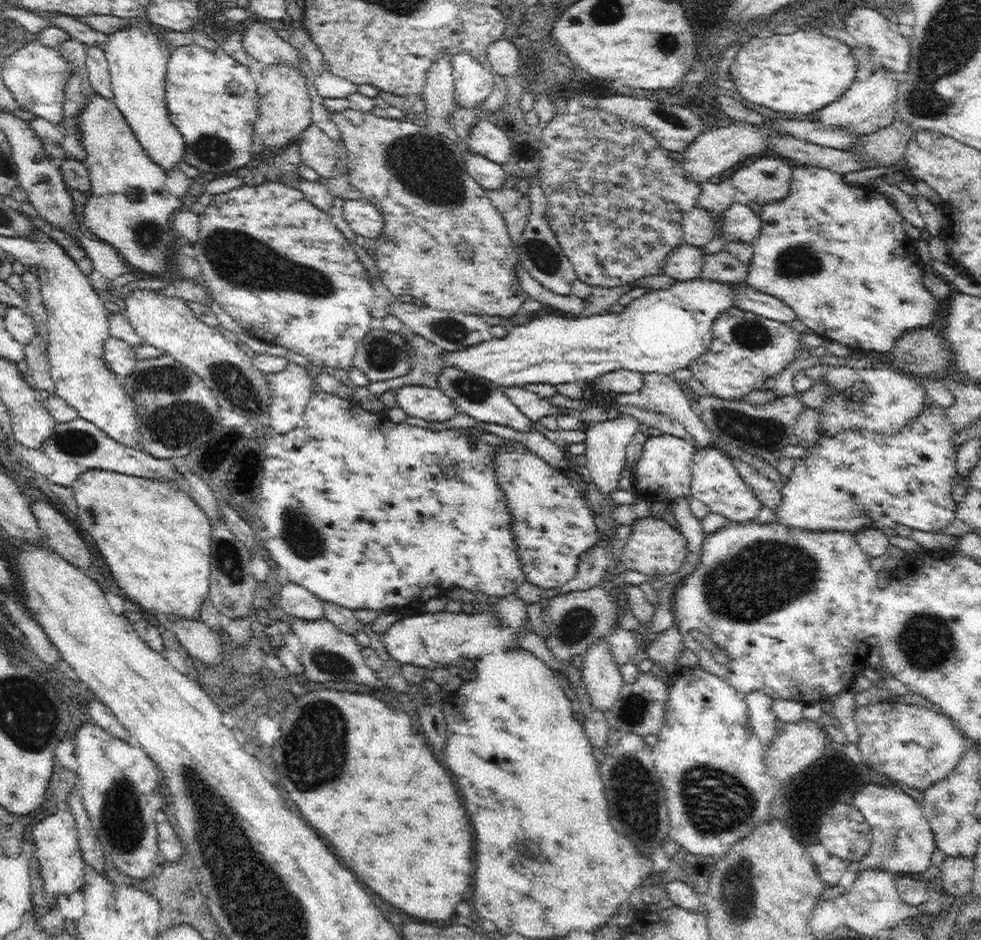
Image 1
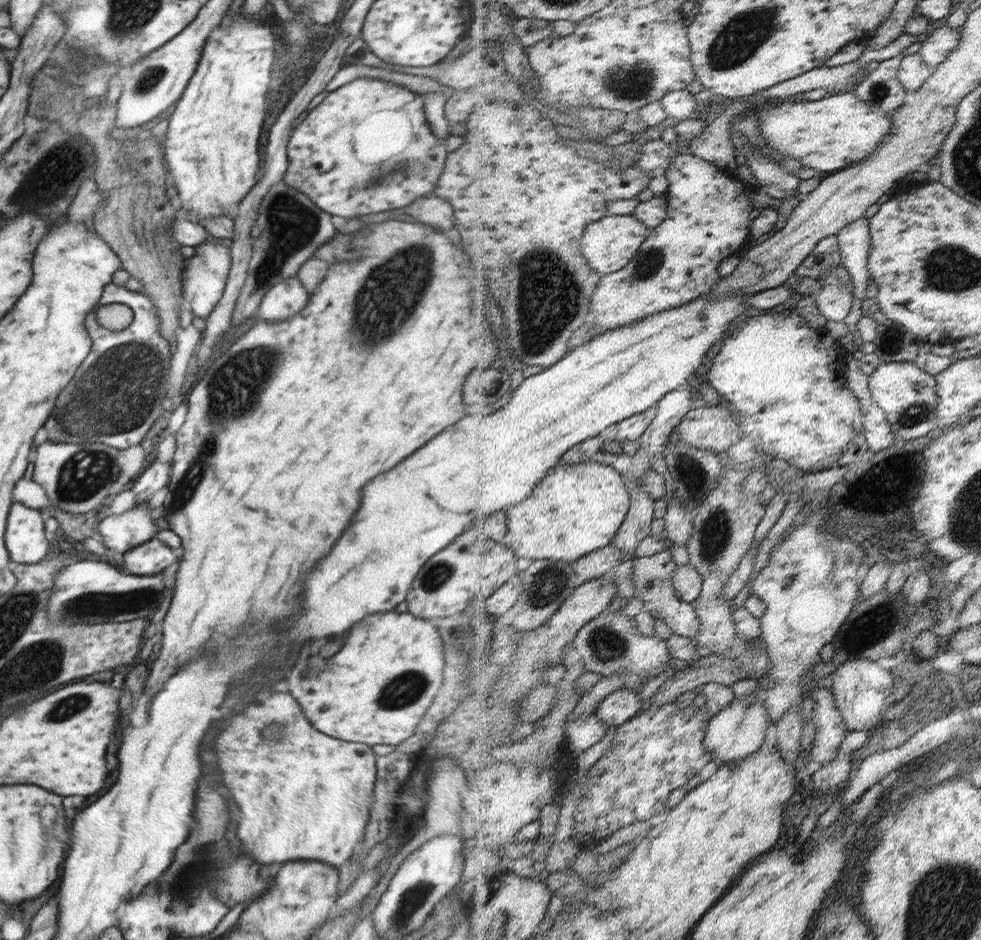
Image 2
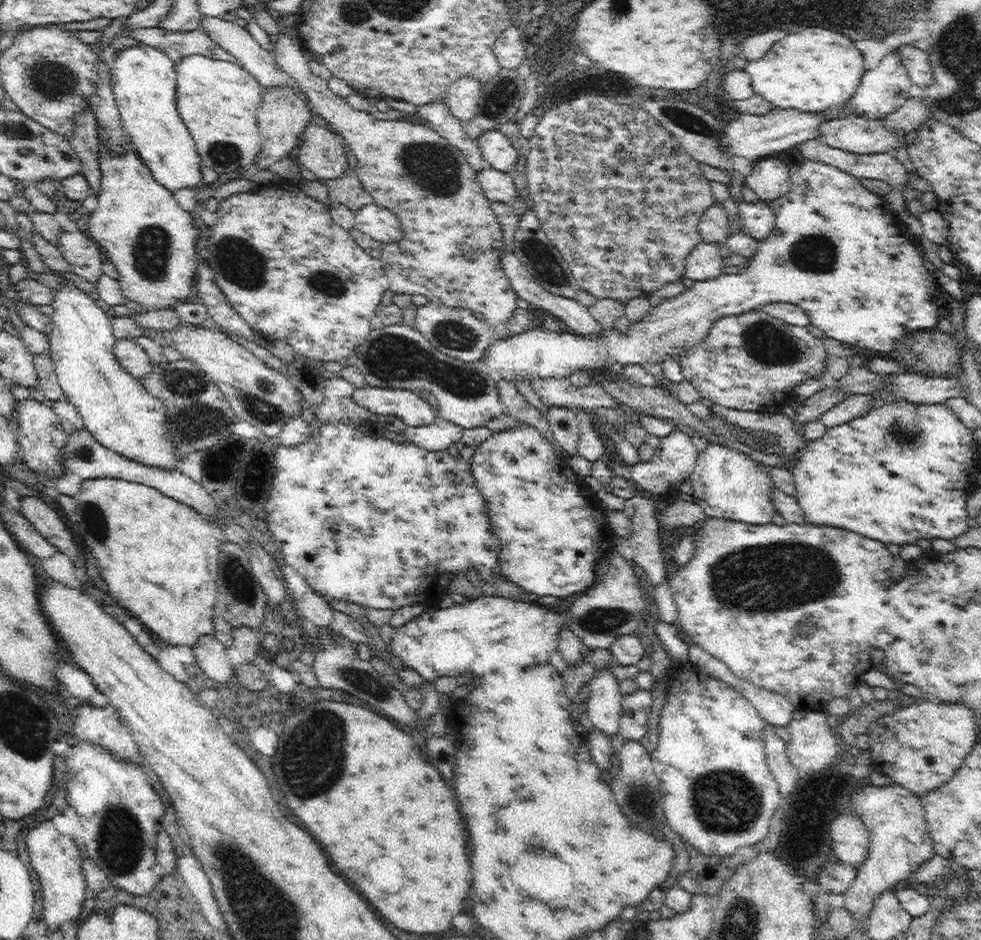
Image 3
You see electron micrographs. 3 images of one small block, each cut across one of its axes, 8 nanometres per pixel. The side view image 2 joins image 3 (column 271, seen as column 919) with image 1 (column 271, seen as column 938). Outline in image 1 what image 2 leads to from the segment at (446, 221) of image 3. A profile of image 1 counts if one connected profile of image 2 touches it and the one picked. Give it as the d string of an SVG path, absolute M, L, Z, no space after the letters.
M253 17L245 28L241 39L245 52L258 62L271 65L286 63L300 70L298 50L284 41L271 24L255 21Z

